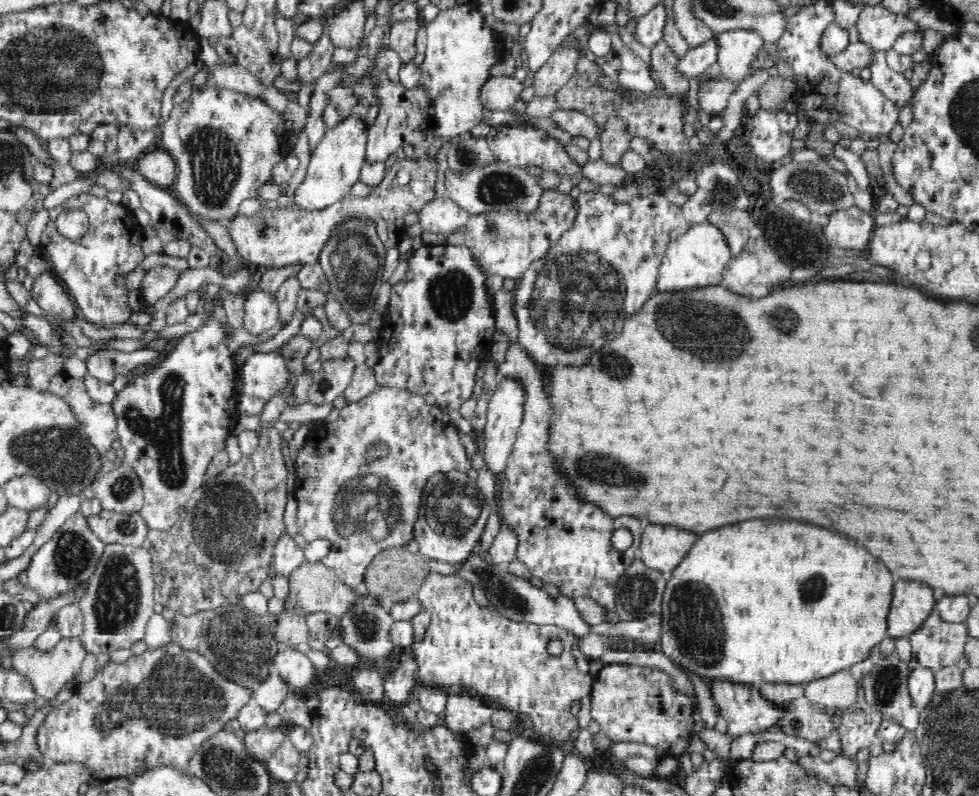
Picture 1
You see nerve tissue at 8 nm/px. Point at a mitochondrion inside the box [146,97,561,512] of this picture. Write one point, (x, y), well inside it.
(216, 164)

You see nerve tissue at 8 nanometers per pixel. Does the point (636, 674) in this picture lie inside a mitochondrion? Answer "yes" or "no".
no

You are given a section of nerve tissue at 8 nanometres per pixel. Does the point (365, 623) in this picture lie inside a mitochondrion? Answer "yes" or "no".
yes

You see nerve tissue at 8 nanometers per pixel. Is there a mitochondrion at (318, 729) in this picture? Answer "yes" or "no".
no

